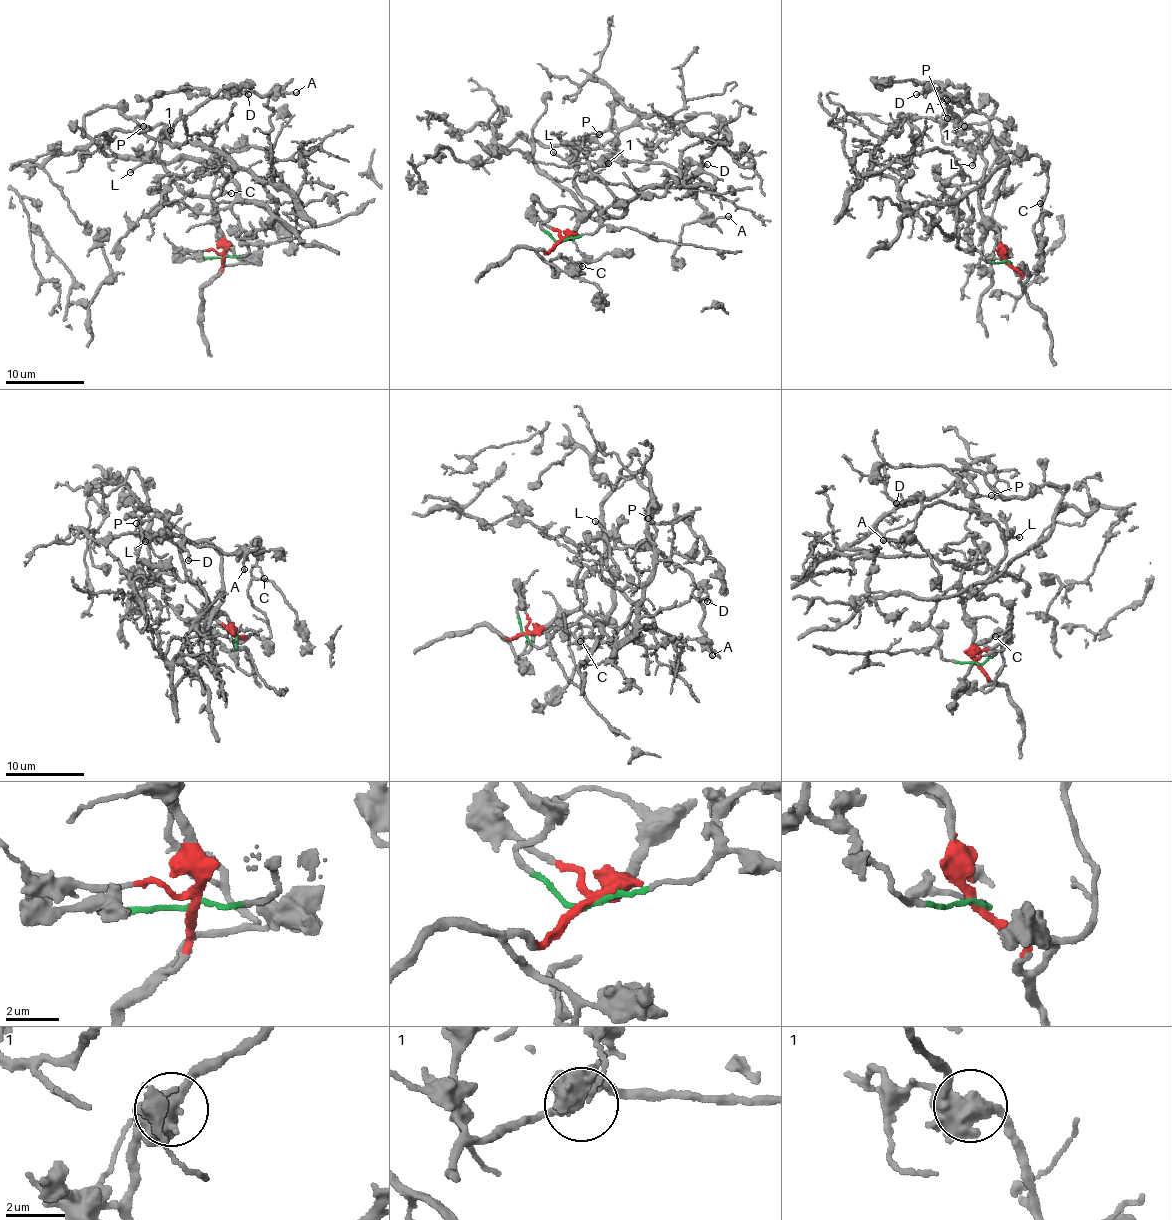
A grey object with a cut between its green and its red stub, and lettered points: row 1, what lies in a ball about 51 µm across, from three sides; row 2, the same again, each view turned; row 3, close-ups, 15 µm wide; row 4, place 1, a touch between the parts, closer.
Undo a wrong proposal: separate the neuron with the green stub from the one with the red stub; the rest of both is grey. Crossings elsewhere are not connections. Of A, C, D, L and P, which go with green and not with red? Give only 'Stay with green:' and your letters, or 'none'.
Stay with green: P

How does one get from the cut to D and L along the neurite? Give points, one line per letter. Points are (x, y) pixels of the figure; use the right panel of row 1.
D: (1007, 262), (1001, 234), (978, 199), (982, 197), (985, 165), (978, 137), (932, 89), (917, 94)
L: (1007, 262), (1001, 234), (978, 199), (982, 197), (981, 186), (985, 165), (978, 152), (972, 165)

